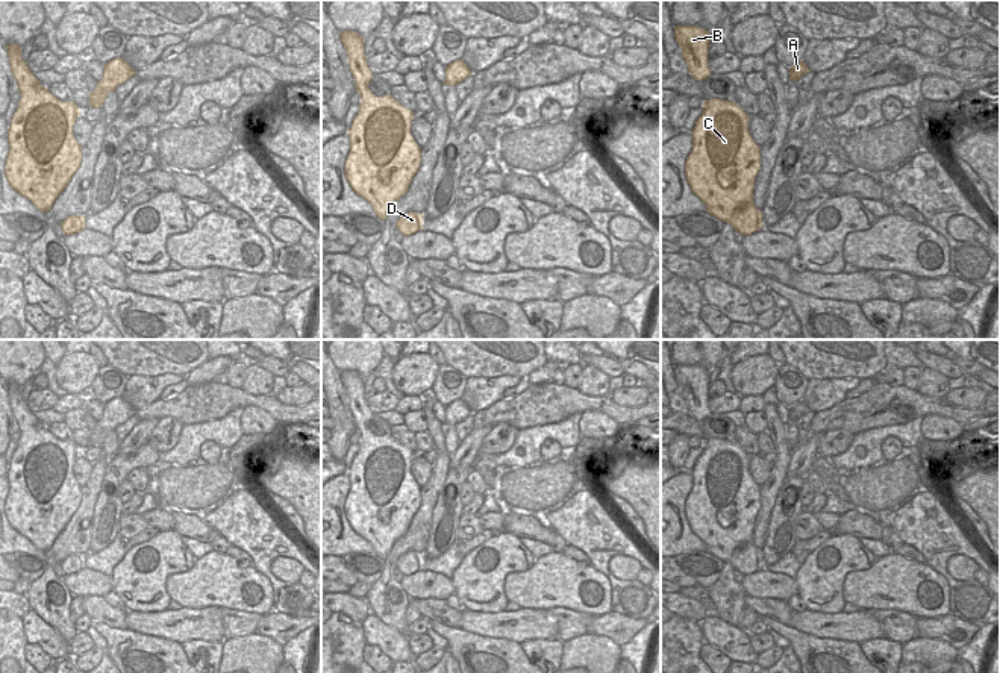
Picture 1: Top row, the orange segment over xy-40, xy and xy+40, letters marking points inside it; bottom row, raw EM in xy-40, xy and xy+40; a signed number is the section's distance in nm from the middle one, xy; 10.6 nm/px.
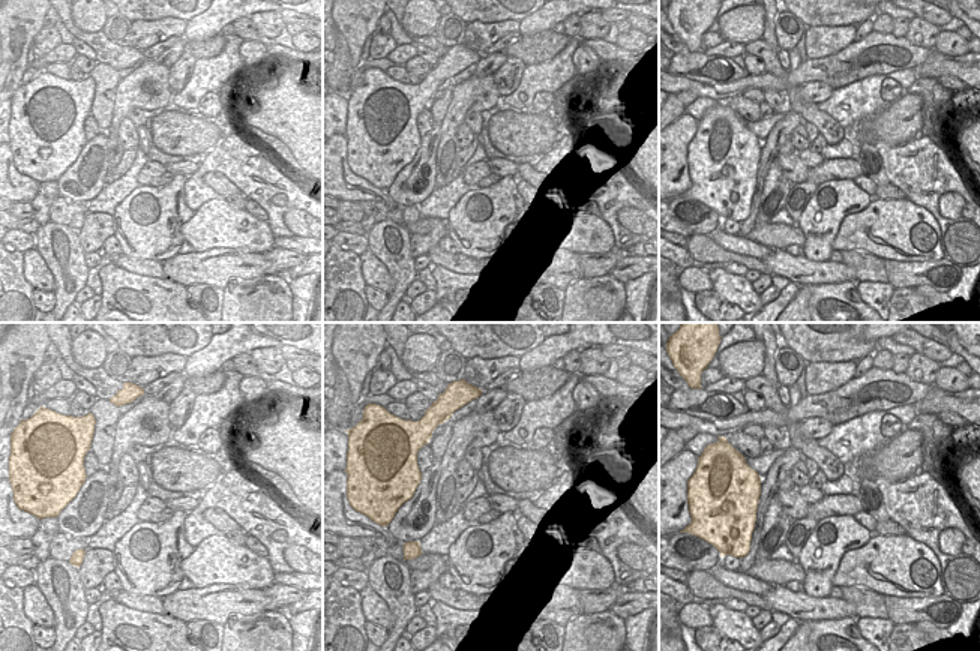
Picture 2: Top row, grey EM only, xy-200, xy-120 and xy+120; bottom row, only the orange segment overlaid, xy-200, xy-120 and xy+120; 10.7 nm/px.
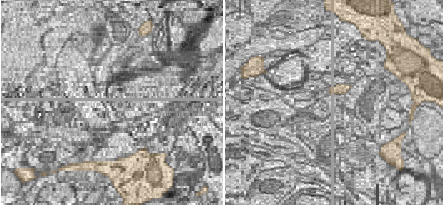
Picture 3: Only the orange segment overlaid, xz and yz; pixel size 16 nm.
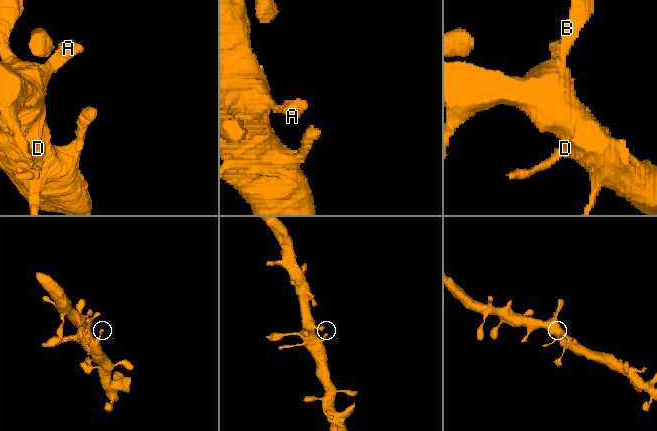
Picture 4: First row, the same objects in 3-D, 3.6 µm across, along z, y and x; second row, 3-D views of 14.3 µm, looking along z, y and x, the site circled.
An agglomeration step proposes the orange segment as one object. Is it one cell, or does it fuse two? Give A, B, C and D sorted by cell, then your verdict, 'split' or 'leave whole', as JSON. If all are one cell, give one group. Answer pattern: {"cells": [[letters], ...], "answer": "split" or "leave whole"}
{"cells": [["A", "B", "C", "D"]], "answer": "leave whole"}

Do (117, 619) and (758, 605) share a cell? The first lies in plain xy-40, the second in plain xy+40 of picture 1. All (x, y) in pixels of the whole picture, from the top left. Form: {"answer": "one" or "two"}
{"answer": "one"}

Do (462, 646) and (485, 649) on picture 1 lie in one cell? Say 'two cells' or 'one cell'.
one cell

